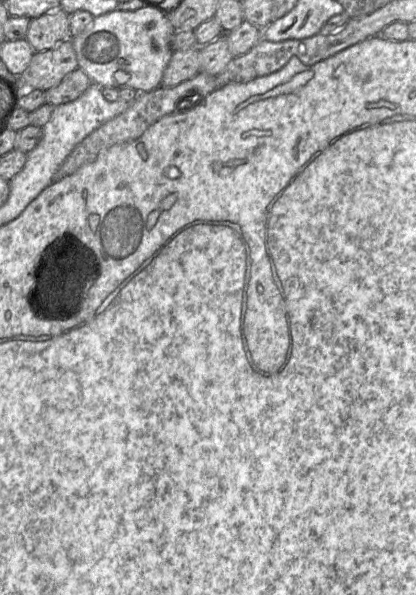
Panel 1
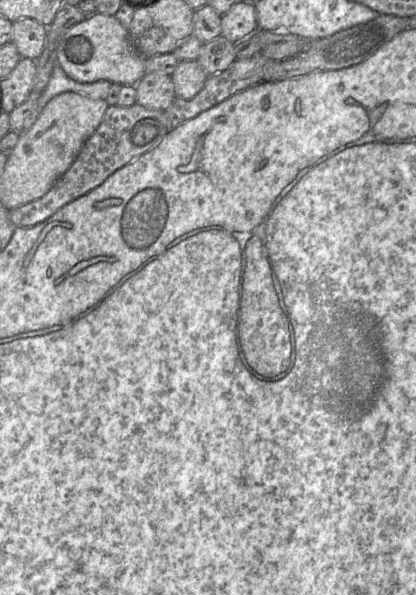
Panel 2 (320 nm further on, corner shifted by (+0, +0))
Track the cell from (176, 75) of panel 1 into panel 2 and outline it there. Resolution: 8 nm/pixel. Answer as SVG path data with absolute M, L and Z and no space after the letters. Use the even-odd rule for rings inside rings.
M146 73L135 87L137 103L149 109L165 111L176 98L172 77L164 73Z

